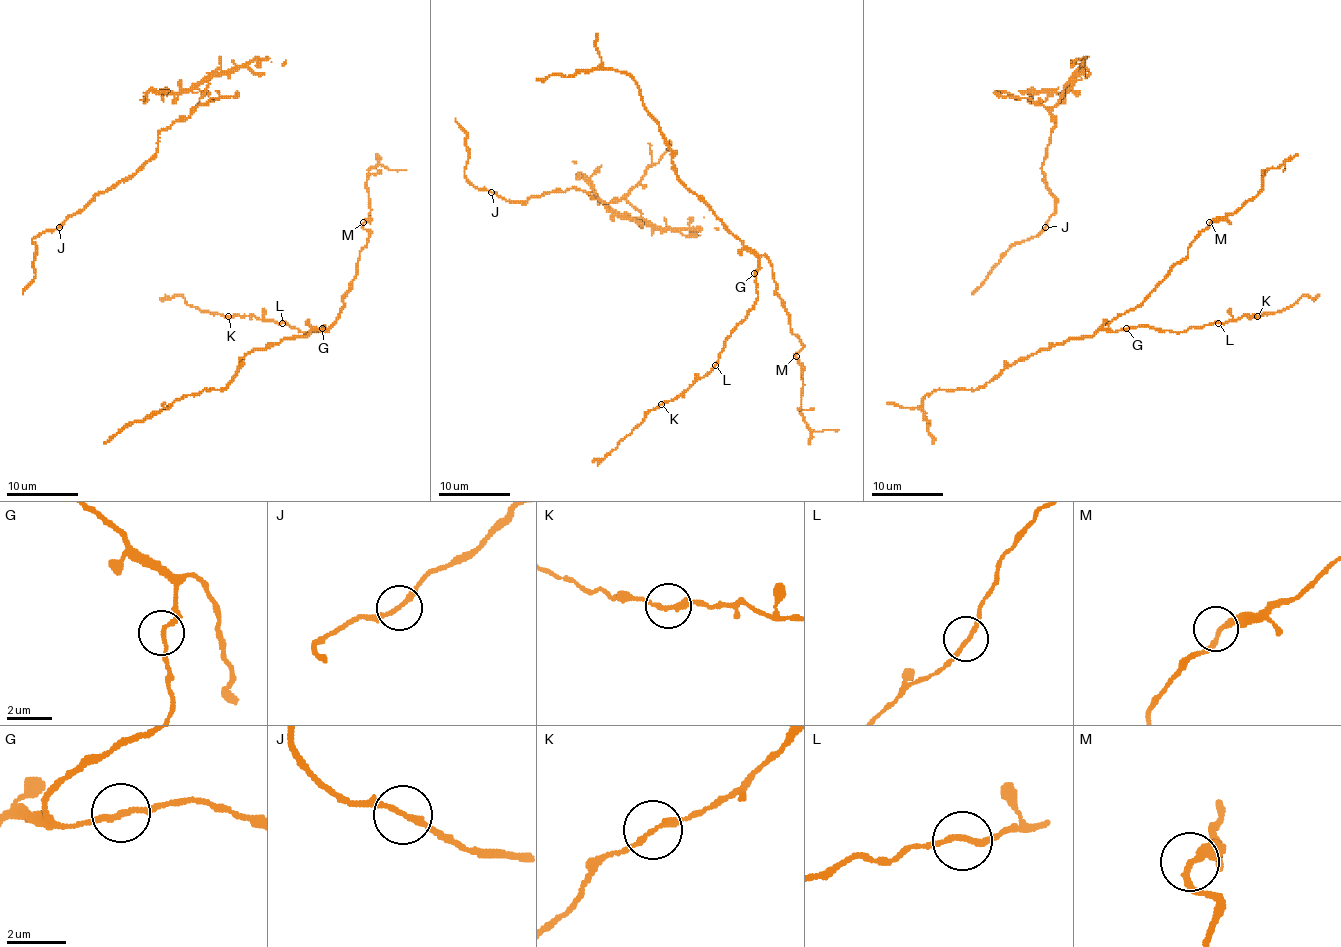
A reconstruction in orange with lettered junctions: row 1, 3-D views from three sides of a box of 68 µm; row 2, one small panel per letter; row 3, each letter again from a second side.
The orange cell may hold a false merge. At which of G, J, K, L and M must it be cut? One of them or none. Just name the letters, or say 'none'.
none

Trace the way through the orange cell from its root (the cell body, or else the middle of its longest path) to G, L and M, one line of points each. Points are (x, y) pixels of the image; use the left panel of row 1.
G: (156, 411), (203, 389), (223, 389), (248, 353), (284, 339), (305, 337), (313, 330), (325, 332), (322, 328)
L: (156, 411), (203, 389), (223, 389), (255, 350), (325, 332), (282, 323)
M: (156, 411), (203, 389), (223, 389), (255, 350), (325, 330), (340, 316), (367, 244), (370, 233), (363, 222)

